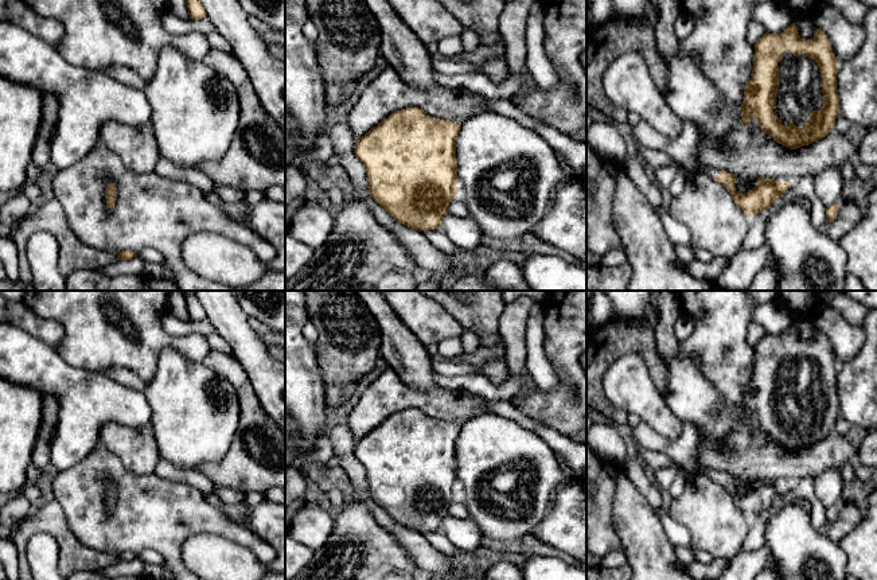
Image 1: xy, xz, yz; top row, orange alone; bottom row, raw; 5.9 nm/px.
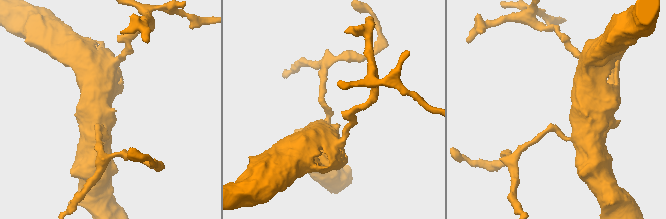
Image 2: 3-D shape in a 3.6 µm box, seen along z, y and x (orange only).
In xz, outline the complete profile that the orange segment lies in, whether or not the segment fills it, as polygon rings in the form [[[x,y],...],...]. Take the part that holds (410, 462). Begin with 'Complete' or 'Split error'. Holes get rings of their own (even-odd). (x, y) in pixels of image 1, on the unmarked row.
Complete. [[[418,409],[395,412],[387,420],[356,440],[355,458],[367,474],[370,498],[383,509],[397,523],[416,530],[440,530],[441,522],[449,513],[451,502],[457,497],[456,440],[461,424],[434,420]]]

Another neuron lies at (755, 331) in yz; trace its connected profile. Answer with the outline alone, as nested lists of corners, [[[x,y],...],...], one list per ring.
[[[751,322],[747,327],[747,340],[753,347],[765,334],[764,327],[756,322]]]

